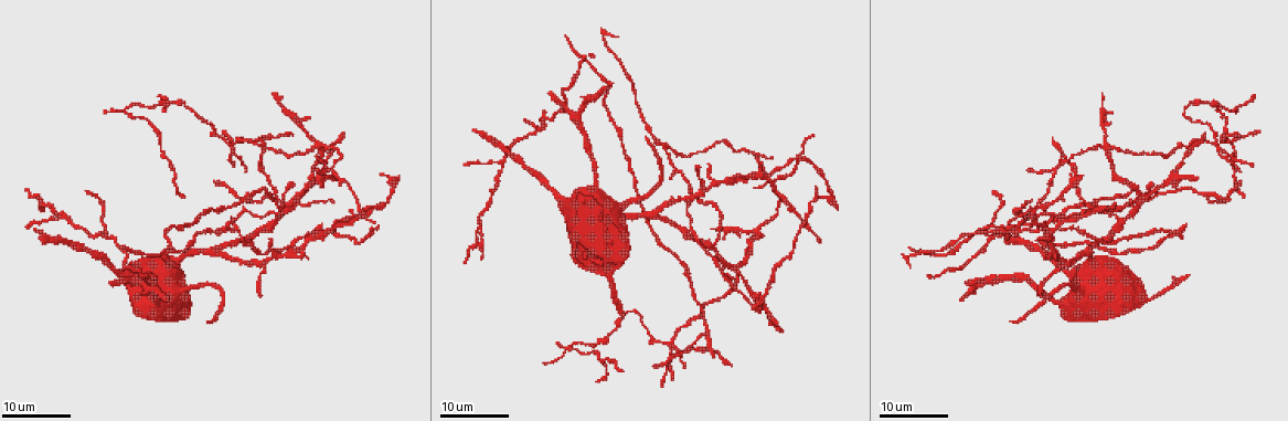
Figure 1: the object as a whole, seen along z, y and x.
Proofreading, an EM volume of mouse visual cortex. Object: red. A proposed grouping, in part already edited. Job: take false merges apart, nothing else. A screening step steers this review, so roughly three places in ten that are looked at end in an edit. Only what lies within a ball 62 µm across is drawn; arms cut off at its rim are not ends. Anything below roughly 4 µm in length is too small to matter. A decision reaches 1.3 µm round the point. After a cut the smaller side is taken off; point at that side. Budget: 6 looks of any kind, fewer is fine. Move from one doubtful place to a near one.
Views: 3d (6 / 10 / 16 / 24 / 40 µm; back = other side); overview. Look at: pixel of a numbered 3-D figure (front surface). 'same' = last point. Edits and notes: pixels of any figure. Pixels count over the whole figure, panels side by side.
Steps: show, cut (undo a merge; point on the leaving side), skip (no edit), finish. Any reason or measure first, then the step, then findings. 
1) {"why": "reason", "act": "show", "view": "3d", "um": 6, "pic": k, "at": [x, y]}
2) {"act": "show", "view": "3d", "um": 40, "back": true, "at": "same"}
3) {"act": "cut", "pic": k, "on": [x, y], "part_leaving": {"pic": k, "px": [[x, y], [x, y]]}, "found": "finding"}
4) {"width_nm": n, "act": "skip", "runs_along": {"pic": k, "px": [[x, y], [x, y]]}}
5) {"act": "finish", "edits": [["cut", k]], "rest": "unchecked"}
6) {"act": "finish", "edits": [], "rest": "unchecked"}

{"act": "show", "view": "3d", "um": 24, "pic": 1, "at": [274, 219]}

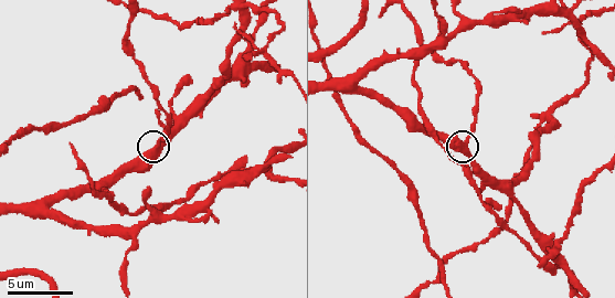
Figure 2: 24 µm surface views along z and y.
{"act": "show", "view": "3d", "um": 10, "pic": 2, "at": [155, 145]}

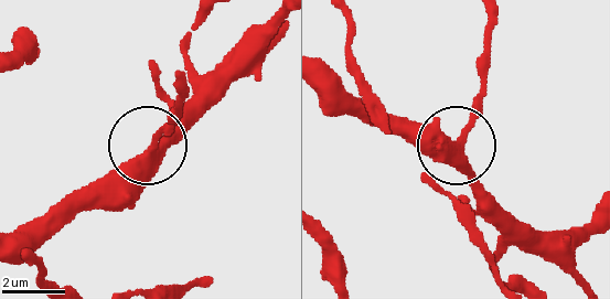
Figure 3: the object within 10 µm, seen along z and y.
{"arms": 3, "act": "skip", "found": "continuous, no second neuron"}

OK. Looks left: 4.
{"why": "four arms meet", "act": "show", "view": "3d", "um": 10, "pic": 2, "at": [544, 119]}

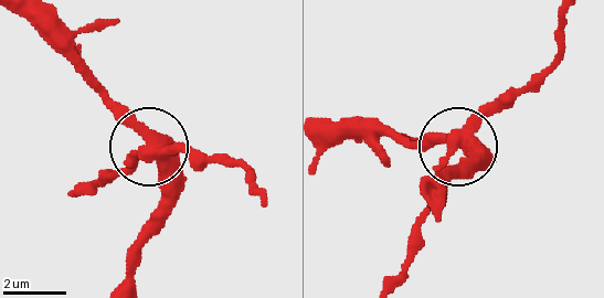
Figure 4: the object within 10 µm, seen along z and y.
{"arms": 4, "act": "cut", "pic": 4, "on": [130, 158], "part_leaving": {"pic": 4, "px": [[149, 152], [91, 187]]}, "found": "a second neuron is stuck on"}

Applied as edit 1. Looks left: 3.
{"why": "side arm on a straight run", "act": "show", "view": "3d", "um": 24, "pic": 1, "at": [663, 146]}

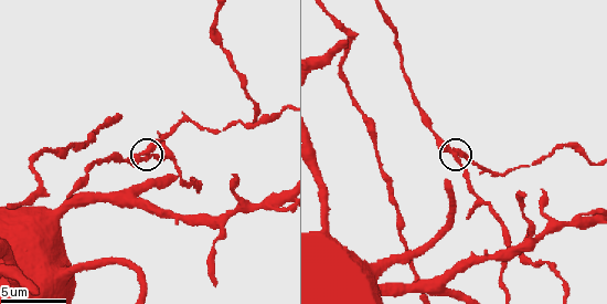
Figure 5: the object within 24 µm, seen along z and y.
{"act": "show", "view": "3d", "um": 6, "pic": 5, "at": [457, 153]}

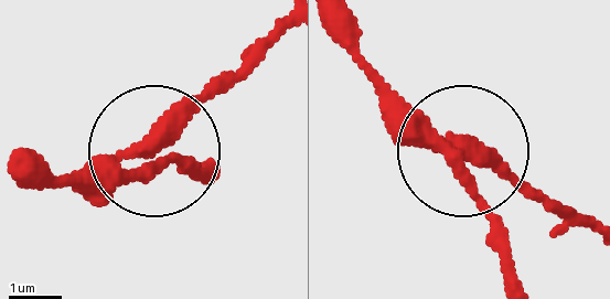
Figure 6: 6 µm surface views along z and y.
{"side_arm_um": 21, "arms": 3, "act": "skip", "found": "continuous, no second neuron"}

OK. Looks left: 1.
{"act": "finish", "edits": [["cut", 4]], "rest": "unchecked"}

